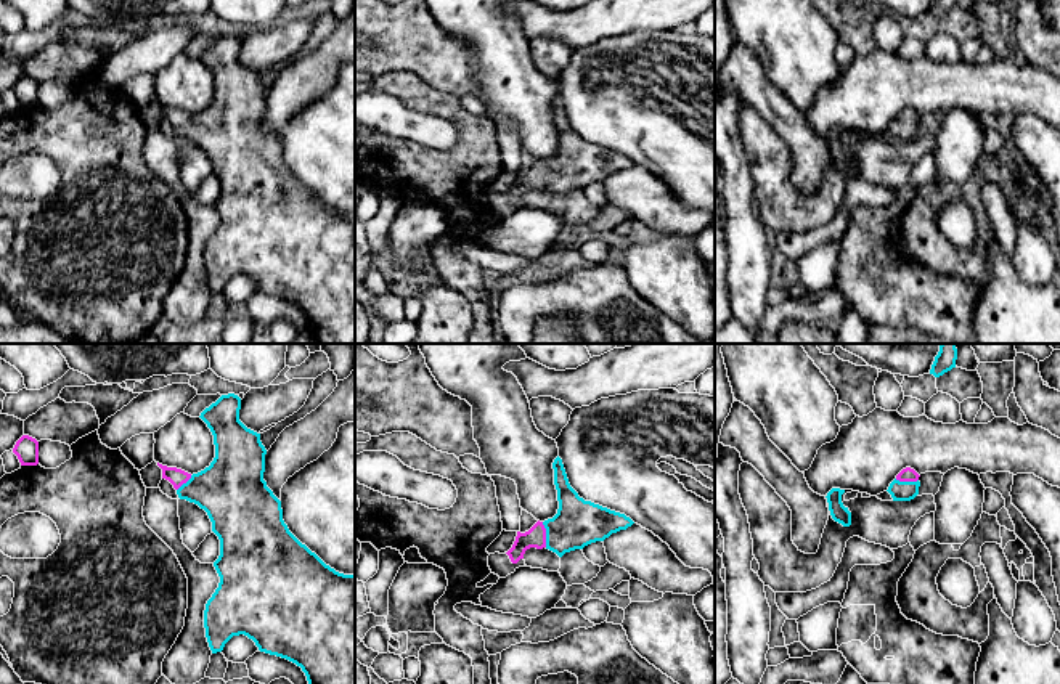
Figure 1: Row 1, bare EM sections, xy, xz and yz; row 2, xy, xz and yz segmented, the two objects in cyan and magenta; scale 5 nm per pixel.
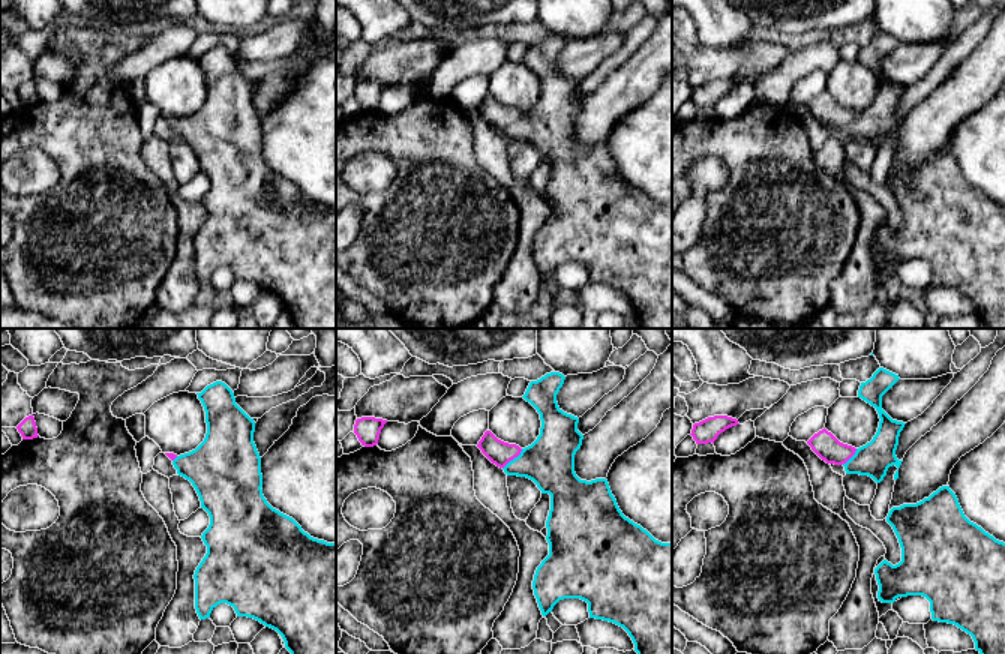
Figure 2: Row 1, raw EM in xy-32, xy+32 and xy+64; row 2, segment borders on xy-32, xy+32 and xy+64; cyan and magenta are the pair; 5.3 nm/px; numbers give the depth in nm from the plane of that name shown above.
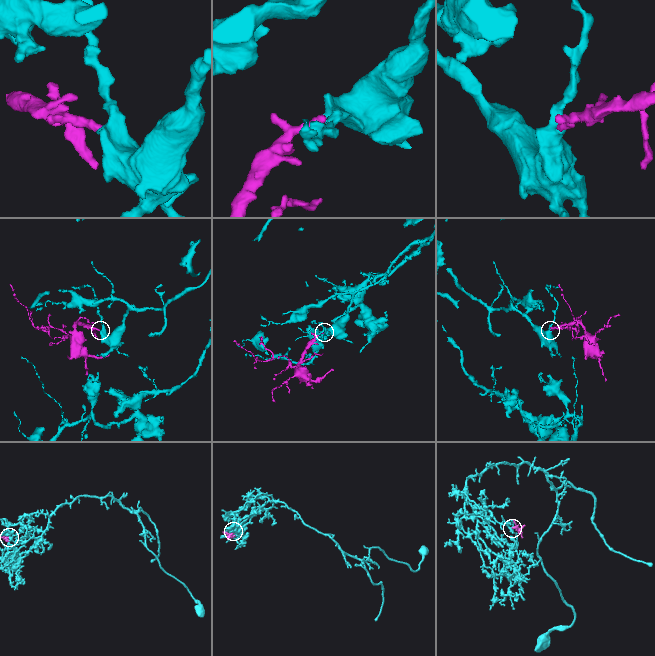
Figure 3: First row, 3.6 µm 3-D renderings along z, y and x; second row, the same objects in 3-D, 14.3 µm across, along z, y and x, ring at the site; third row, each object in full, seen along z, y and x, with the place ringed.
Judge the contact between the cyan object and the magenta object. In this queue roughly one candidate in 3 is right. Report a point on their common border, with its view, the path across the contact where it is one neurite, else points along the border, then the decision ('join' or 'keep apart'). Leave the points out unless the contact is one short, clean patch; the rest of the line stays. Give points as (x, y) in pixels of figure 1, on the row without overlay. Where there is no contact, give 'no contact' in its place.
contact xz (546, 175); way xz (577, 164), (562, 174), (546, 175), (535, 177); join

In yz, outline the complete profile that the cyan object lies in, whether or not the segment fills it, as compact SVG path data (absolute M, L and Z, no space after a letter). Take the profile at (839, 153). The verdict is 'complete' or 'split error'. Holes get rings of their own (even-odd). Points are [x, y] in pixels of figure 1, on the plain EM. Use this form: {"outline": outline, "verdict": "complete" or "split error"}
{"outline": "M832 128L826 138L829 143L829 151L830 151L832 159L835 162L842 164L843 167L850 167L851 165L851 153L842 143L843 133L845 133L845 130Z", "verdict": "complete"}

